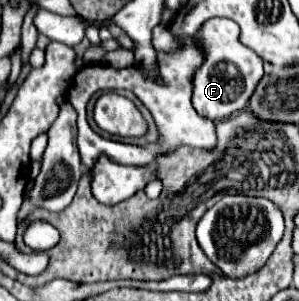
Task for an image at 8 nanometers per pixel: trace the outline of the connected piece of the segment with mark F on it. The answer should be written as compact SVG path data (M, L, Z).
M224 17L208 19L196 33L196 45L204 55L204 63L196 69L196 75L192 79L192 105L198 115L212 121L230 117L232 113L246 109L256 83L264 75L262 59L252 49L244 47L238 37L240 29L236 27L236 23Z

